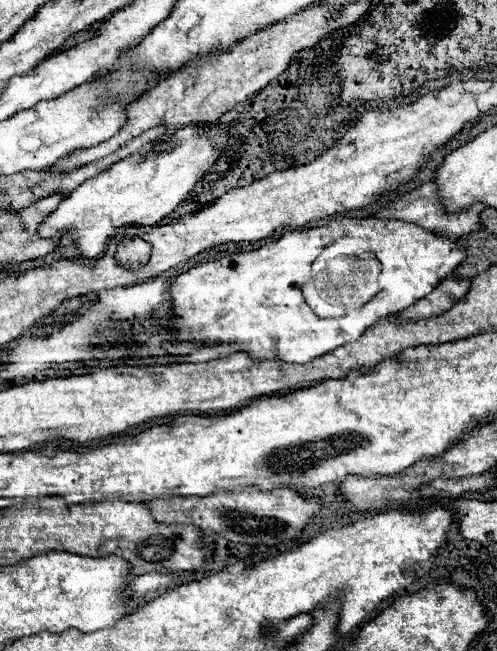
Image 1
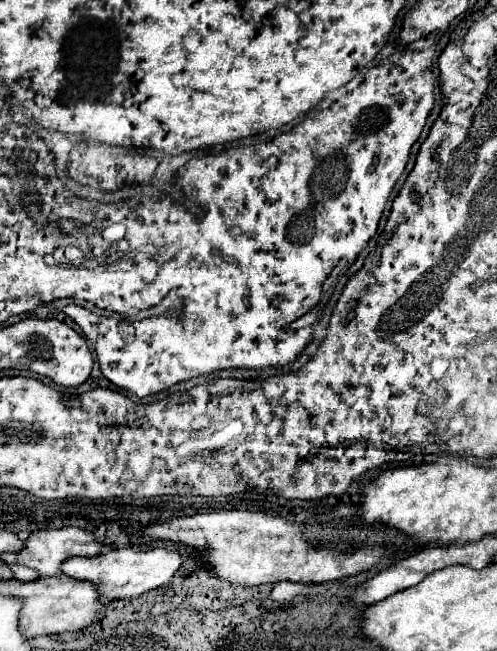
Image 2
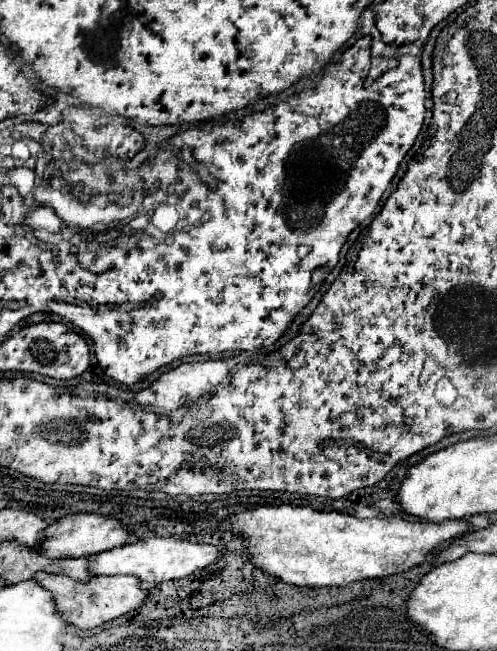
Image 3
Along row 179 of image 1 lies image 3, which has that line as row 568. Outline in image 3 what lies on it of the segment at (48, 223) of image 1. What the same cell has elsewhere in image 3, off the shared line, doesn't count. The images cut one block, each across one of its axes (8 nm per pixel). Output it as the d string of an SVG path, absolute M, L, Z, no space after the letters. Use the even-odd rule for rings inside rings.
M144 538L136 544L124 544L116 546L108 552L100 552L94 556L94 574L104 576L116 576L116 574L132 574L138 576L142 582L166 582L166 580L178 580L190 576L194 570L206 568L214 564L220 556L220 550L212 544L198 544L188 540L176 540L176 538Z

